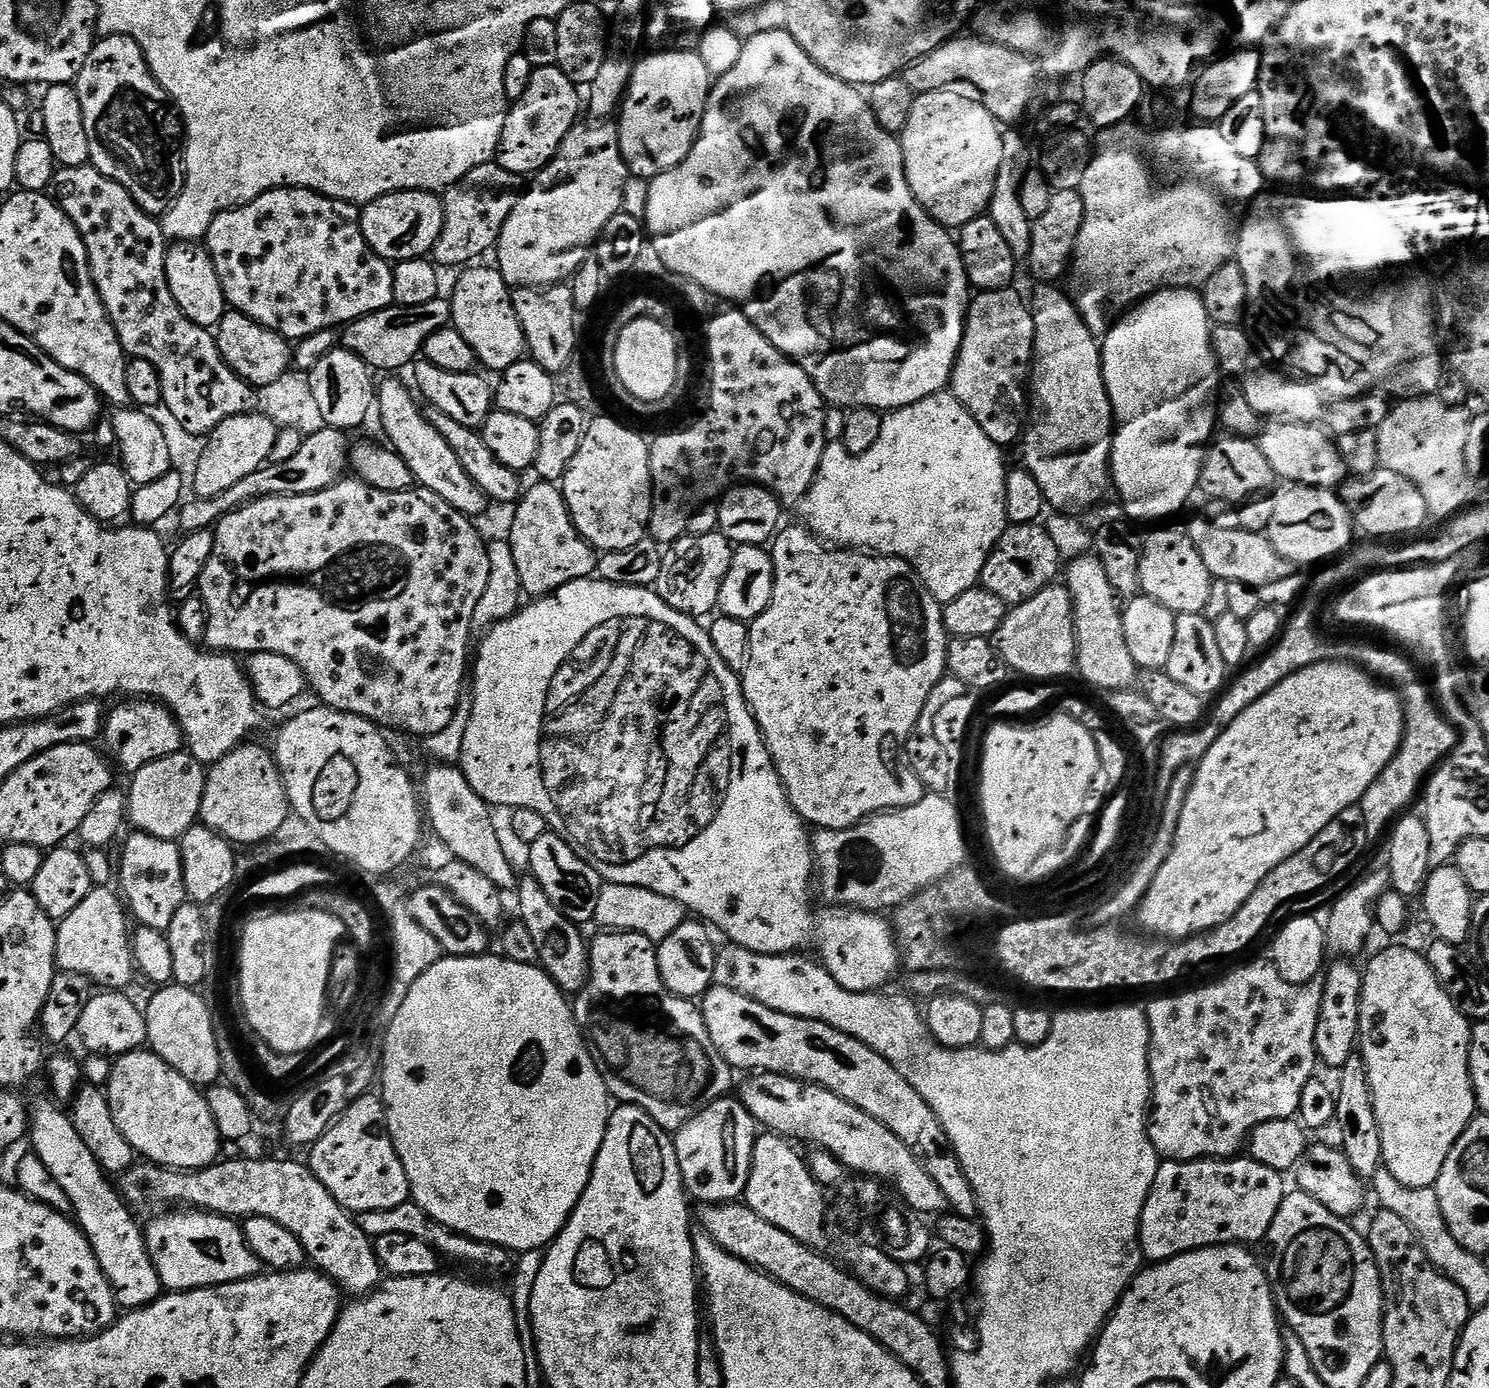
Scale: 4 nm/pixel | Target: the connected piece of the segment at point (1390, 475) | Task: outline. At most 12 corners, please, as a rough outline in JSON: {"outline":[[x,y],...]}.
{"outline":[[1383,466],[1339,489],[1368,538],[1416,532],[1430,513],[1402,474]]}

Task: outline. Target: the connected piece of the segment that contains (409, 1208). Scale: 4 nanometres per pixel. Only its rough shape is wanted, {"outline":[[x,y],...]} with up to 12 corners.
{"outline":[[414,1202],[361,1212],[367,1236],[410,1234],[445,1261],[477,1268],[492,1282],[514,1256],[439,1224]]}

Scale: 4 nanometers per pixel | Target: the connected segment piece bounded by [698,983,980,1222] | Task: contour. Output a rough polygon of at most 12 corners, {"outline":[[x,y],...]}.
{"outline":[[713,983],[733,1070],[822,1086],[878,1118],[969,1222],[976,1195],[926,1098],[870,1046]]}

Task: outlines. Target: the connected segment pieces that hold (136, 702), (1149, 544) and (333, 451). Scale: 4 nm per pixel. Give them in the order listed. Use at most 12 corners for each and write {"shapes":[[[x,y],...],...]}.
{"shapes":[[[132,698],[104,718],[102,752],[135,774],[185,747],[163,703]],[[1183,531],[1152,532],[1140,592],[1203,612],[1211,574]],[[327,426],[287,462],[178,508],[187,534],[264,496],[309,496],[345,475],[350,440]]]}

